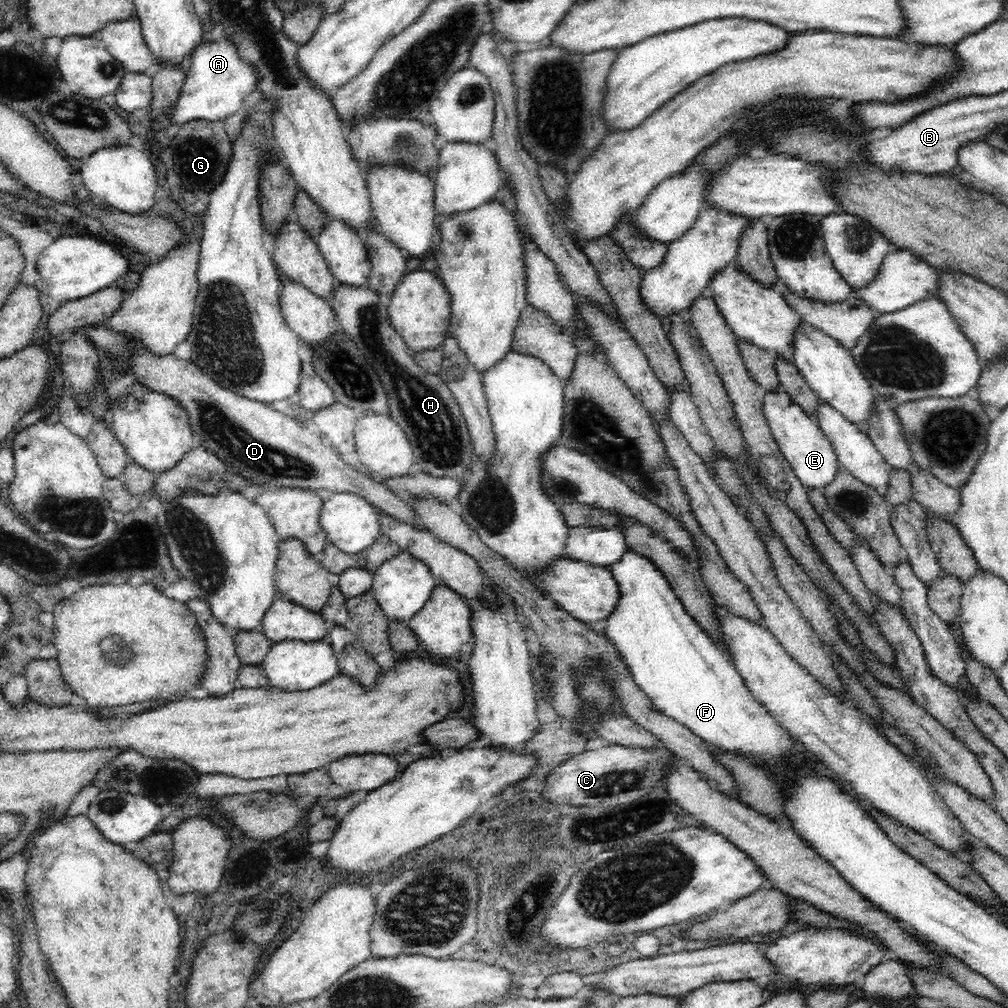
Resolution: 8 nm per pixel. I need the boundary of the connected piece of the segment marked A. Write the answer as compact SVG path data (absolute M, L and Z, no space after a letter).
M228 40L205 42L193 50L191 61L190 71L180 88L180 96L174 101L174 122L178 125L191 120L223 121L236 114L242 106L242 100L255 92L257 70L252 63L240 59L236 43Z

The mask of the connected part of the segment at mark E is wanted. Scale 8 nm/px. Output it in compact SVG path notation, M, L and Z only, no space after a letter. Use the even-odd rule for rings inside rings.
M769 389L768 392L765 392L763 414L768 421L778 448L790 463L800 482L807 489L823 489L824 486L828 486L839 470L837 454L816 419L800 409L800 406L796 405L788 396L788 393L780 392L779 389Z

